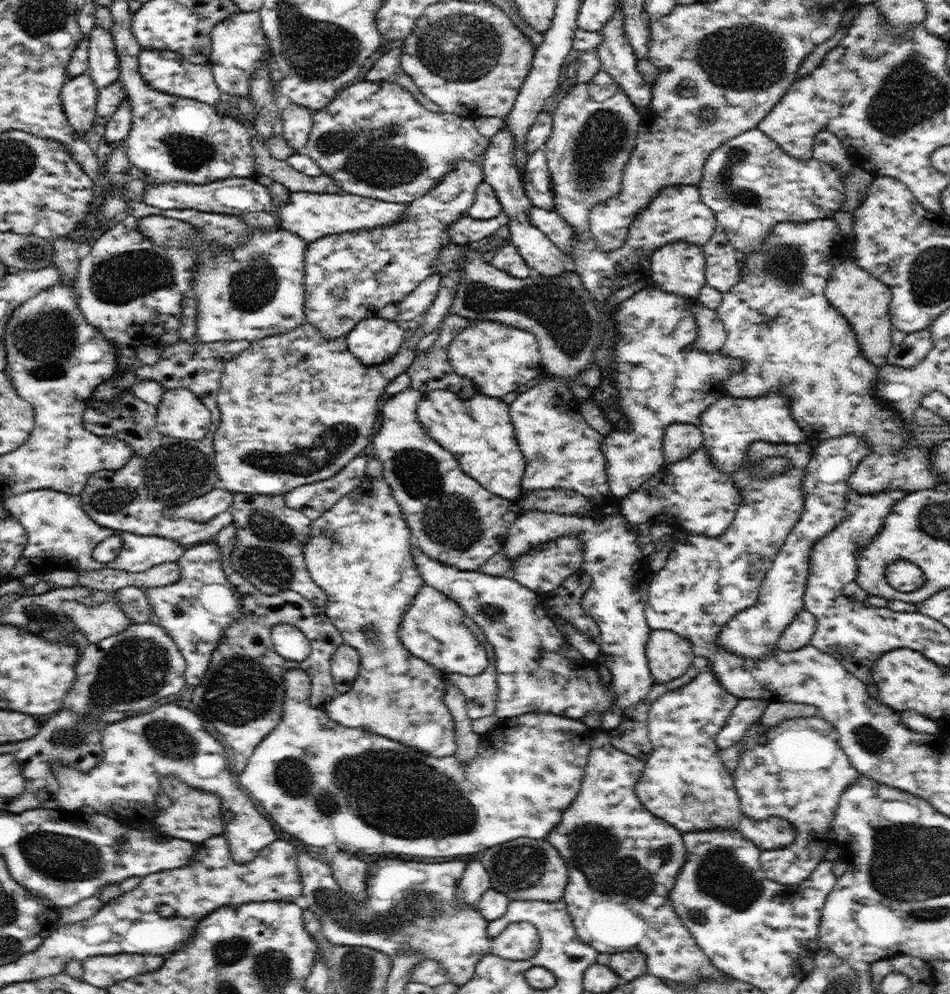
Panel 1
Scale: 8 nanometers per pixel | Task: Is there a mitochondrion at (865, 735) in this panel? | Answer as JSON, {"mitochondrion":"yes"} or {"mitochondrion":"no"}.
{"mitochondrion":"yes"}

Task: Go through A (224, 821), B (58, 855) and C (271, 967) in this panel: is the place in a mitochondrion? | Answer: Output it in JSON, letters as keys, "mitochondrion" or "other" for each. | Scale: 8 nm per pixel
{"A":"other","B":"mitochondrion","C":"mitochondrion"}

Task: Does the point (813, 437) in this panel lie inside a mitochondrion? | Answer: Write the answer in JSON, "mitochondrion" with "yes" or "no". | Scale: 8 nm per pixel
{"mitochondrion":"no"}

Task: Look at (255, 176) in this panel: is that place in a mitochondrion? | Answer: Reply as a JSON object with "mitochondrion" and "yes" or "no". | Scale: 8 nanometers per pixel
{"mitochondrion":"no"}

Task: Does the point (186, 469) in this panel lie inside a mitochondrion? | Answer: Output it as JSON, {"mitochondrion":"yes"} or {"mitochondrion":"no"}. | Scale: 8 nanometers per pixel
{"mitochondrion":"yes"}

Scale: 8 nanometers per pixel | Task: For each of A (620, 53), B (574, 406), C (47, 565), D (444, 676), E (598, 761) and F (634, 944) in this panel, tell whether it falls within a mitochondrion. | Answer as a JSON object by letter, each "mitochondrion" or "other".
{"A":"other","B":"other","C":"other","D":"other","E":"other","F":"other"}

